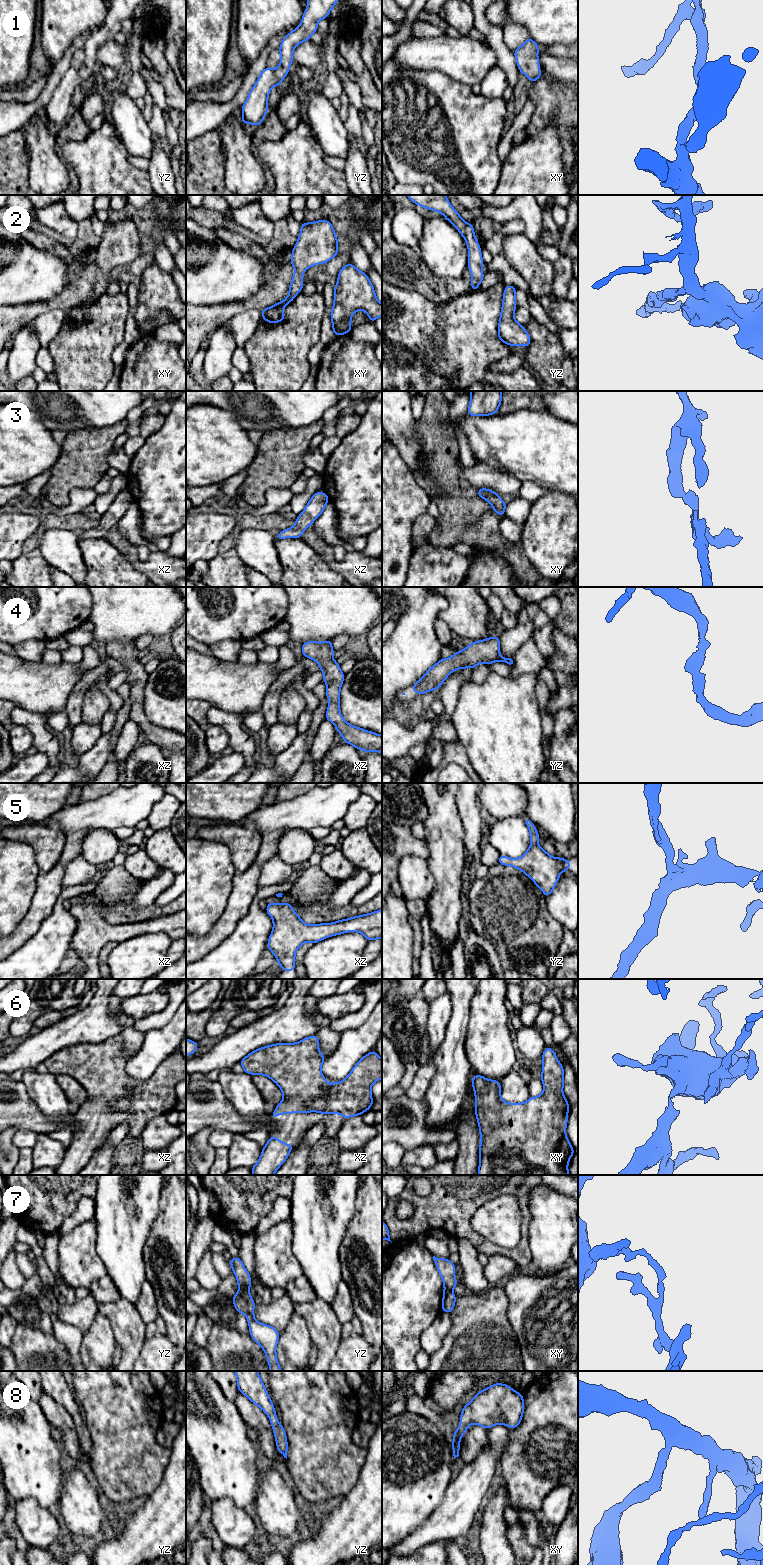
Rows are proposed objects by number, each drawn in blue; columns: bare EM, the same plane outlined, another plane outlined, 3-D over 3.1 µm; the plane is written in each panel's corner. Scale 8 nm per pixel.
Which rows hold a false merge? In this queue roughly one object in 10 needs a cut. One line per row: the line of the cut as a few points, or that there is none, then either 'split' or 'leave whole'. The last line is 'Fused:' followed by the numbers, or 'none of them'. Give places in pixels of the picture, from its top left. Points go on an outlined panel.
1: no cut | leave whole
2: no cut | leave whole
3: no cut | leave whole
4: no cut | leave whole
5: no cut | leave whole
6: no cut | leave whole
7: yz (239, 1288), (248, 1291) | split
8: no cut | leave whole
Fused: 7

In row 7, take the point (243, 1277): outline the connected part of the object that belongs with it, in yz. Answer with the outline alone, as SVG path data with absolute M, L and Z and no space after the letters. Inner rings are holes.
M232 1256L230 1267L233 1269L233 1273L236 1276L239 1289L249 1291L252 1279L250 1277L250 1274L244 1267L241 1258Z

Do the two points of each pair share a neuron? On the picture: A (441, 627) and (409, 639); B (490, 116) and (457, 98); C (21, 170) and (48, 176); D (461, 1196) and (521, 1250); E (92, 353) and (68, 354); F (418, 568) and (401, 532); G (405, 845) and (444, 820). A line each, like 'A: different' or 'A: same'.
A: different
B: same
C: different
D: same
E: same
F: different
G: different

